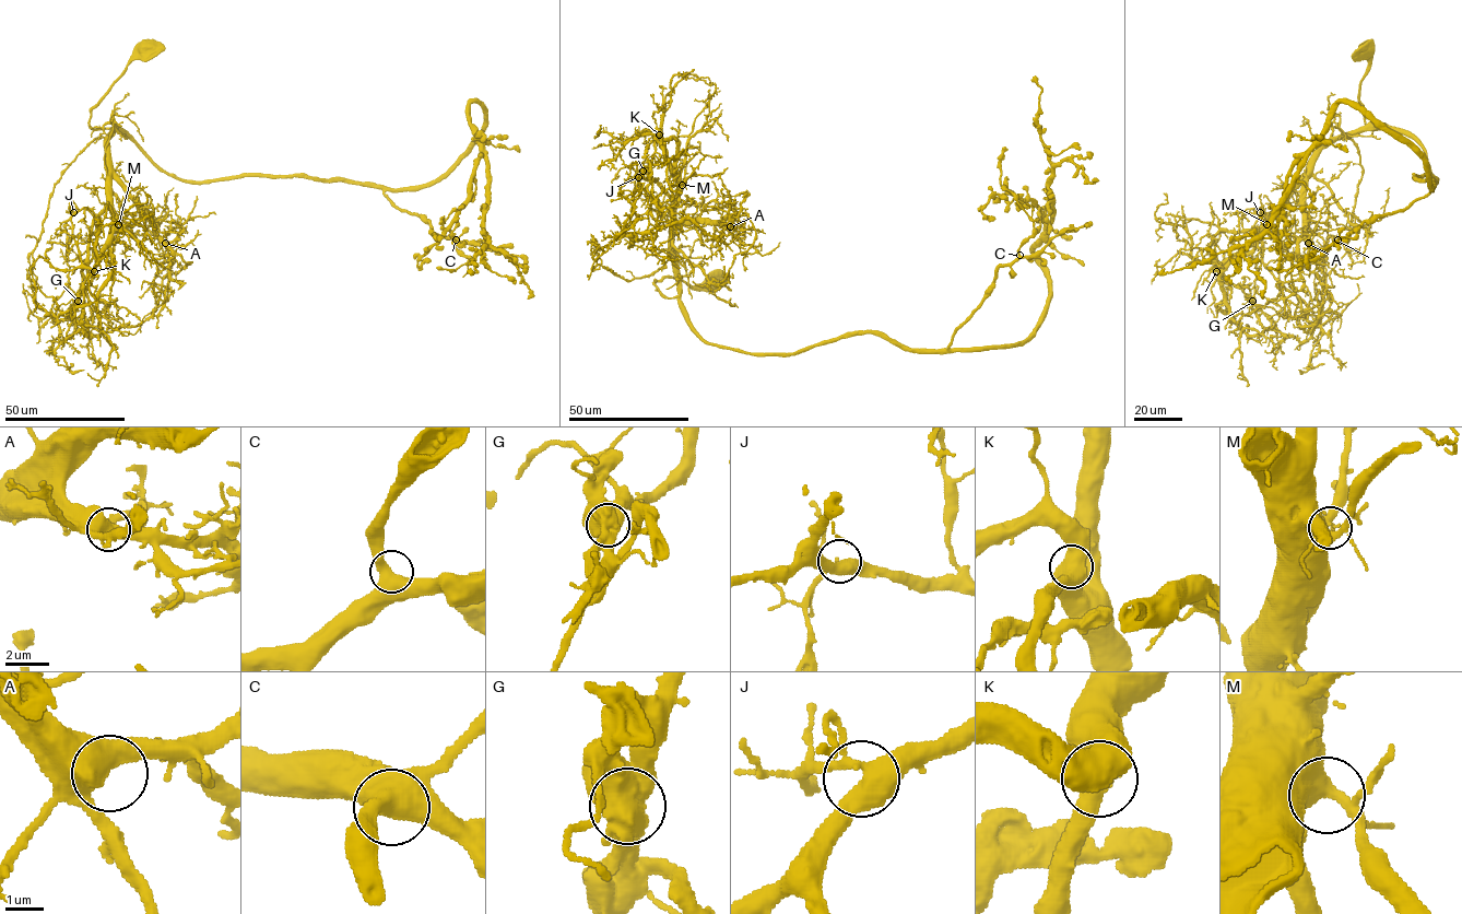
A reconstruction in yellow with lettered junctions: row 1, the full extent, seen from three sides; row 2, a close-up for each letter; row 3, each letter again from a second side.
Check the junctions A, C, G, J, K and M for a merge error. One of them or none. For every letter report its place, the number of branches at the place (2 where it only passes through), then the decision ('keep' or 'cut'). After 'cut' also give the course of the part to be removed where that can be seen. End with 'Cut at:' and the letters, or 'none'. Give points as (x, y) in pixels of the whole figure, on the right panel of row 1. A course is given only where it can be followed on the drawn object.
A: (1308, 243) | 3 | keep
C: (1337, 239) | 2 | keep
G: (1252, 301) | 4 | cut | (1252, 301), (1282, 315), (1317, 315), (1307, 331), (1300, 326), (1317, 320), (1325, 289), (1318, 261), (1318, 267)
J: (1260, 212) | 4 | keep
K: (1216, 271) | 2 | keep
M: (1266, 224) | 4 | keep
Cut at: G

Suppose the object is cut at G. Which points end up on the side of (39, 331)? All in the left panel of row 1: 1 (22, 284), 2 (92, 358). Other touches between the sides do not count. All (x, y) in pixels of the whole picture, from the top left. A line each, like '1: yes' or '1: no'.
1: yes
2: yes

